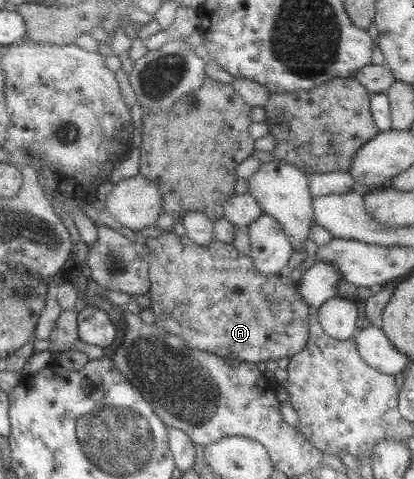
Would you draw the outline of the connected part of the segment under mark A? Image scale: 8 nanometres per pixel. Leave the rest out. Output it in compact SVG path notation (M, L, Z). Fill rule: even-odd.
M171 231L162 237L150 238L146 244L154 256L151 267L153 288L150 295L157 323L172 333L185 337L194 349L206 350L226 358L232 355L240 362L257 364L292 358L305 348L309 338L309 315L314 309L306 303L297 288L298 283L288 273L262 275L249 255L241 254L233 243L218 239L213 244L203 246L189 235L177 235ZM266 279L274 279L270 294L264 293Z

